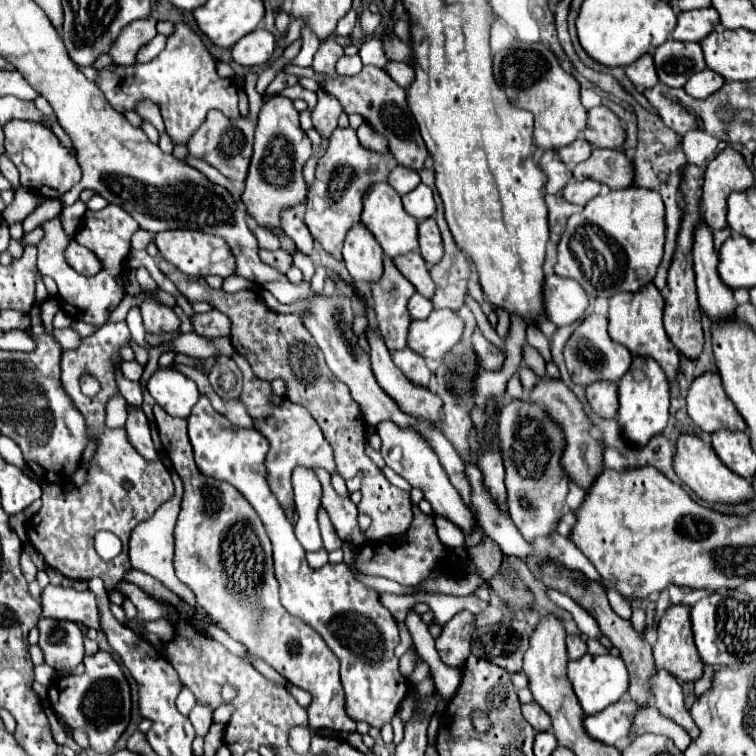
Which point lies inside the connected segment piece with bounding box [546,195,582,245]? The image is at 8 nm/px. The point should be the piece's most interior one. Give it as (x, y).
(559, 209)

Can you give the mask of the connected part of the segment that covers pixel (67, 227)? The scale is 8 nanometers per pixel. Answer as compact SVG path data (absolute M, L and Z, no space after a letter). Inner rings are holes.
M76 201L74 205L62 209L60 221L62 221L62 227L64 227L64 231L66 231L68 237L74 237L76 229L80 227L80 221L84 217L84 211L86 211L86 205L82 201Z

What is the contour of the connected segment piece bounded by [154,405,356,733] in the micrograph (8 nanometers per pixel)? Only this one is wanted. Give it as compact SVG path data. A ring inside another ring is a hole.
M154 405L154 419L160 431L164 451L168 453L174 469L178 471L184 483L182 509L176 523L176 555L174 555L176 577L190 587L190 591L196 595L196 601L214 619L220 621L222 629L230 637L244 643L254 657L264 659L292 685L302 687L312 695L312 729L332 729L342 733L356 731L356 721L348 719L348 713L344 711L344 689L340 683L340 663L336 655L328 649L324 639L316 631L312 631L312 627L308 627L302 619L296 619L294 615L290 615L280 605L278 583L276 583L274 565L272 565L272 545L254 507L230 483L200 475L200 469L196 467L196 461L192 455L192 445L188 439L186 419L170 417L158 405Z

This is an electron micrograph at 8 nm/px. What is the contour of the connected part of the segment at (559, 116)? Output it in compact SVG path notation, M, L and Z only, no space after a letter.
M514 39L494 55L494 79L508 101L534 115L534 143L542 149L560 149L576 141L586 127L586 109L580 103L580 85L568 75L556 55L544 43L522 43Z

